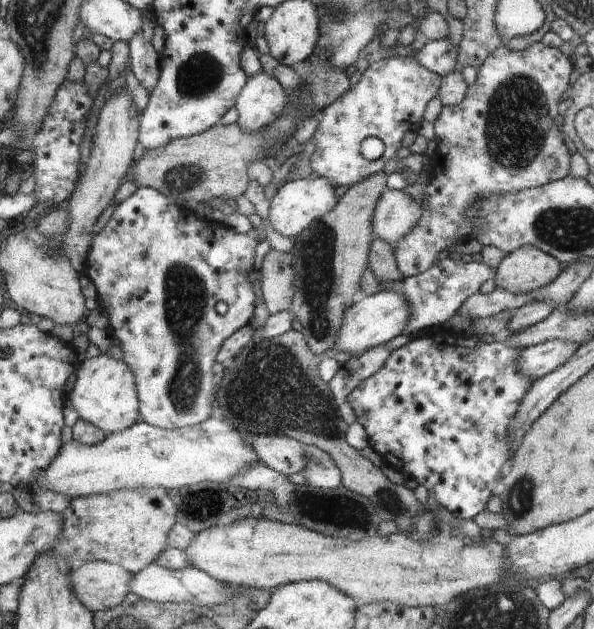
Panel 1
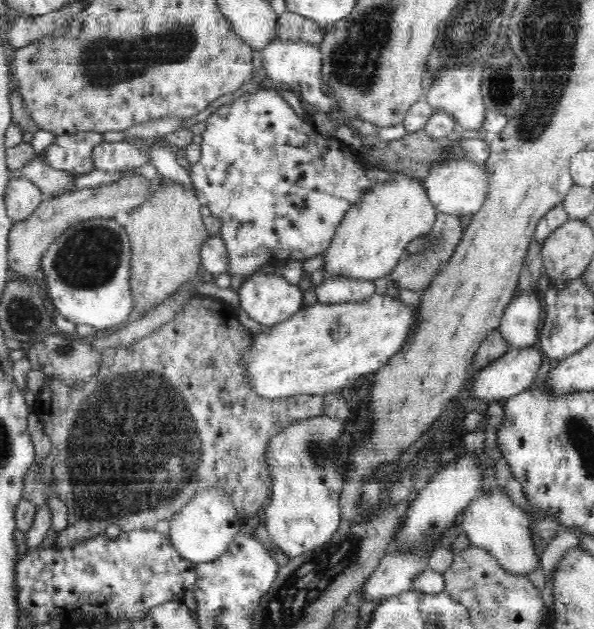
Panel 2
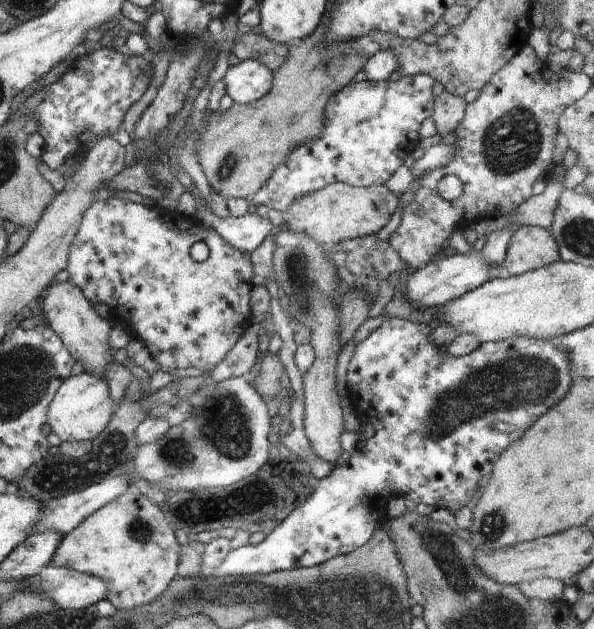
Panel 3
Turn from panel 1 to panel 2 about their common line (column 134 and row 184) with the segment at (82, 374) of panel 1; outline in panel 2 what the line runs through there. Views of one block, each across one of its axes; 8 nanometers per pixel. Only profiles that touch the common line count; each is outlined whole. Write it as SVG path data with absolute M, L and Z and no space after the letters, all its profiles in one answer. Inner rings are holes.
M396 173L394 178L368 190L360 202L344 214L333 242L324 254L325 275L373 282L392 274L407 254L410 242L434 229L437 214L422 179Z

